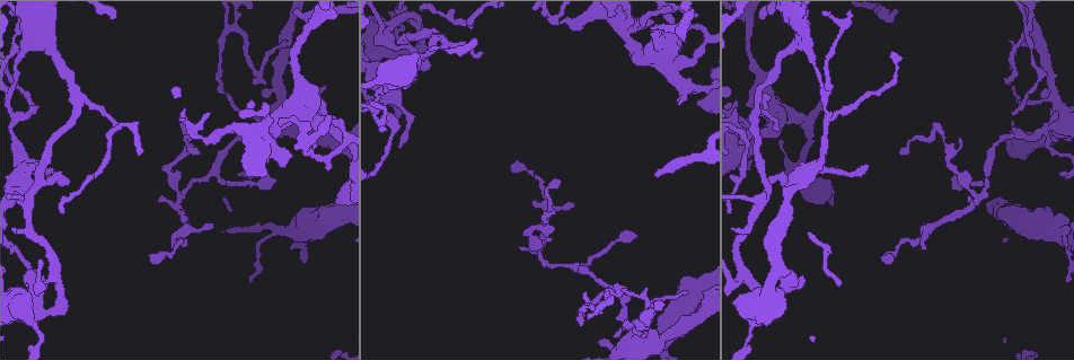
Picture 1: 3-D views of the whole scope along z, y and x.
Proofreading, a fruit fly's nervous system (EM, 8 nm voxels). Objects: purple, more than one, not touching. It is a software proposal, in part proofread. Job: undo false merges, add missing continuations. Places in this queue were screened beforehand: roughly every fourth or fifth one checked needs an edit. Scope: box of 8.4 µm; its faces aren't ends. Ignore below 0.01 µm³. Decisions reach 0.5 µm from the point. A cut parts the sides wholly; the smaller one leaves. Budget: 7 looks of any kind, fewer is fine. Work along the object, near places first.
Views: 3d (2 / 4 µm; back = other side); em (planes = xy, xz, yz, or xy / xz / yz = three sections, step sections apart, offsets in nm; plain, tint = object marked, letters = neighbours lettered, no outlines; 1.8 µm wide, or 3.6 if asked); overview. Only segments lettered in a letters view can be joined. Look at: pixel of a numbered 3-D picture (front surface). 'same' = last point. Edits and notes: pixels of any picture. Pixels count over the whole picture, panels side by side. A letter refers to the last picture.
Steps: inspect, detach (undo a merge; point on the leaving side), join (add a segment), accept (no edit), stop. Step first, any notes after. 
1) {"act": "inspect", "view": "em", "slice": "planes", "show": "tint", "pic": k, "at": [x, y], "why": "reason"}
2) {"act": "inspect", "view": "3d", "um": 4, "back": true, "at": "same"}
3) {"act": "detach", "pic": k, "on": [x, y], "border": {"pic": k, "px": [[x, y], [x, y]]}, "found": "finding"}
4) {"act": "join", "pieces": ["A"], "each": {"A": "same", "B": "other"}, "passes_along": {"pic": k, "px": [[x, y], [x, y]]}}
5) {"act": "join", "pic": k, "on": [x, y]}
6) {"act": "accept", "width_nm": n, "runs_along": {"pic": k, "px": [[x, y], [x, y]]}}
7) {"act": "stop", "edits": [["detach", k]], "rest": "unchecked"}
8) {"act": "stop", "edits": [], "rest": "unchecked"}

{"act": "inspect", "view": "em", "slice": "yz", "step": 8, "show": "tint", "pic": 1, "at": [316, 155], "why": "abrupt turn"}

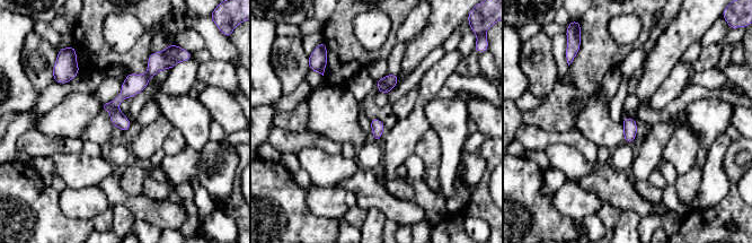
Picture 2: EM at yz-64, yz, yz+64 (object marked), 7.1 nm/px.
{"act": "inspect", "view": "em", "slice": "planes", "show": "letters", "at": "same", "why": "another direction"}

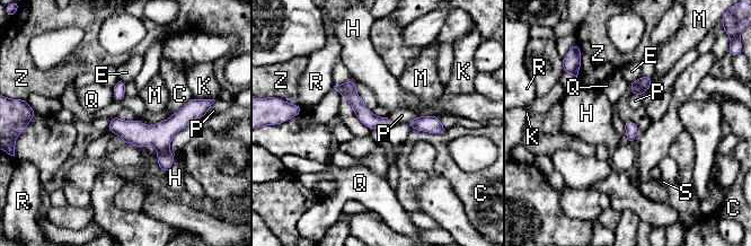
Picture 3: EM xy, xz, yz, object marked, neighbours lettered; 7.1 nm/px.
{"act": "accept", "each": {"C": "other", "E": "other", "H": "other", "K": "other", "M": "other", "P": "other", "Q": "other", "R": "other", "S": "other", "Z": "other"}, "runs_along": {"pic": 3, "px": [[192, 111], [164, 131], [111, 129]]}, "found": "all the same cell"}

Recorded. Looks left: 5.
{"act": "inspect", "view": "em", "slice": "yz", "step": 4, "show": "letters", "pic": 1, "at": [681, 100]}

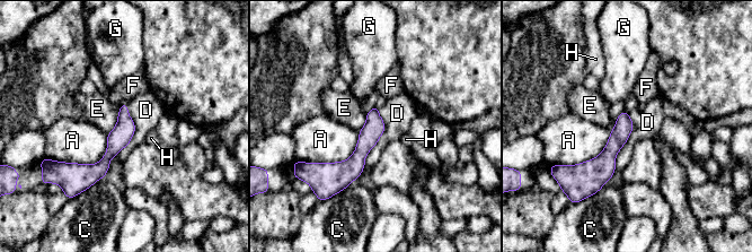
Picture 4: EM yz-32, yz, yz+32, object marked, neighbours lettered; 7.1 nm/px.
{"act": "inspect", "view": "em", "slice": "planes", "show": "letters", "at": "same", "why": "another direction"}

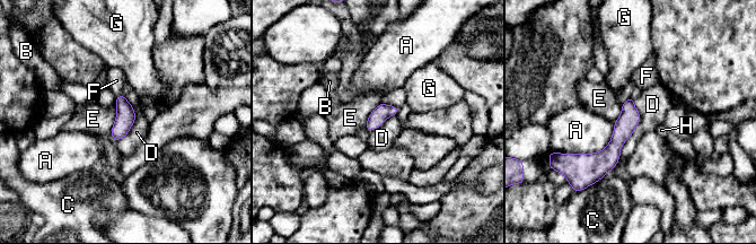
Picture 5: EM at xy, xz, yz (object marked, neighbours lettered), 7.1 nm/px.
{"act": "join", "pieces": ["F"], "longest_contact_nm": ["A", 440], "each": {"A": "other", "B": "other", "C": "other", "D": "other", "E": "other", "F": "same", "G": "other", "H": "other"}, "passes_along": {"pic": 5, "px": [[125, 116], [119, 95], [116, 80]]}, "found": "it goes on there"}

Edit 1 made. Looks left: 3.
{"act": "inspect", "view": "3d", "um": 4, "back": true, "pic": 1, "at": [216, 171], "why": "abrupt turn"}

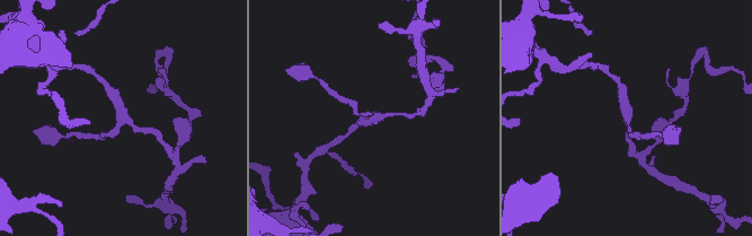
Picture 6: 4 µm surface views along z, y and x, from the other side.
{"act": "inspect", "view": "em", "slice": "planes", "show": "tint", "pic": 6, "at": [126, 116]}

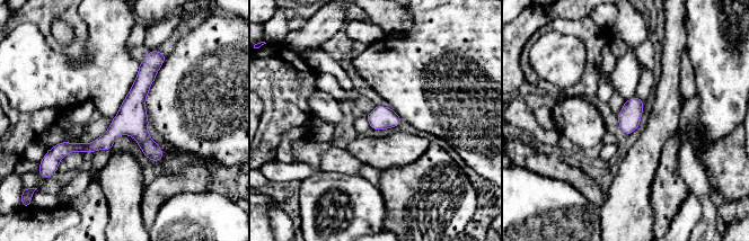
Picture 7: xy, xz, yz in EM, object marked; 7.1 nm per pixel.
{"act": "inspect", "view": "em", "slice": "planes", "show": "letters", "at": "same"}

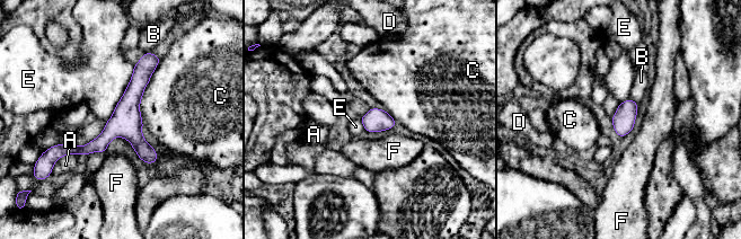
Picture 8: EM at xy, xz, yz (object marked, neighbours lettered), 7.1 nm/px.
{"act": "accept", "width_nm": 160, "each": {"A": "other", "B": "other", "C": "other", "D": "other", "E": "other", "F": "other"}, "found": "continuous, no second cell"}

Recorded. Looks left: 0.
{"act": "stop", "edits": [["join", 5]], "rest": "unchecked"}

